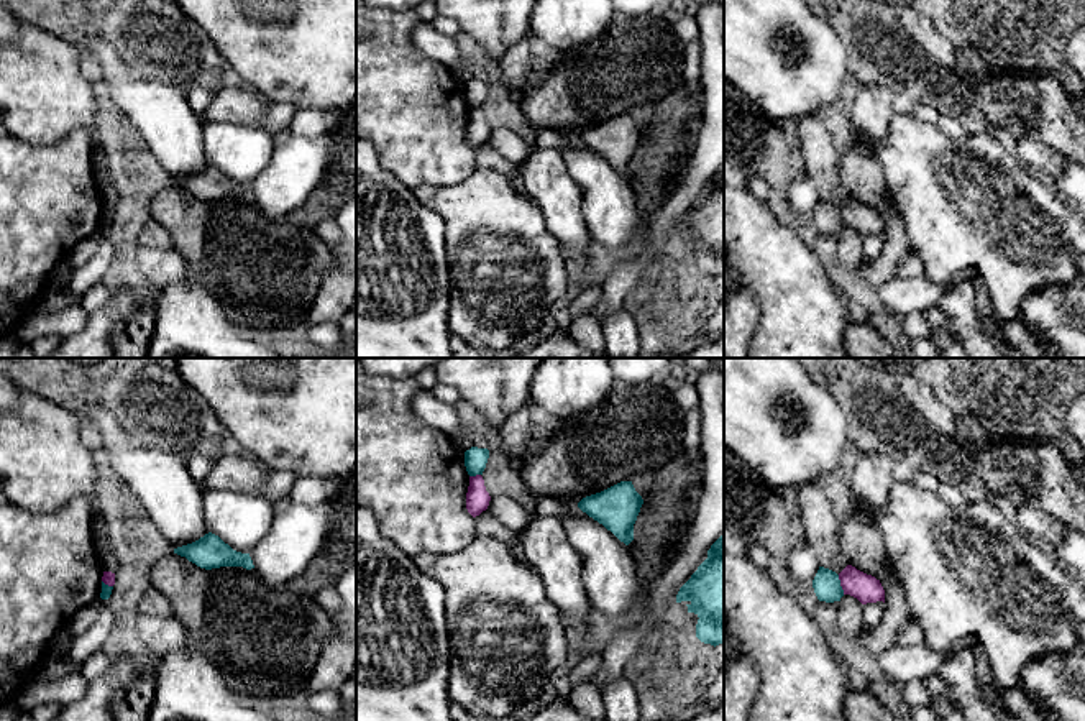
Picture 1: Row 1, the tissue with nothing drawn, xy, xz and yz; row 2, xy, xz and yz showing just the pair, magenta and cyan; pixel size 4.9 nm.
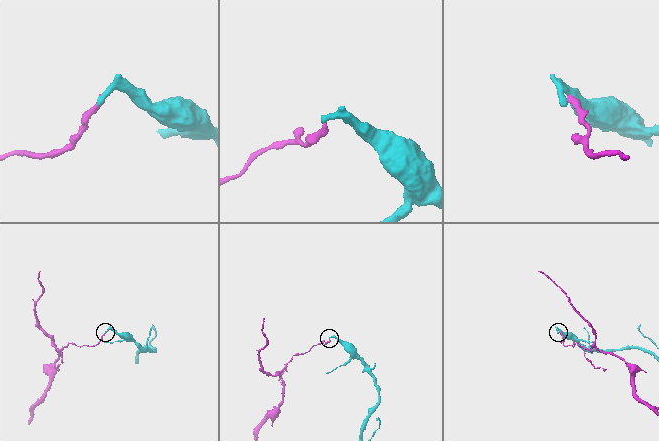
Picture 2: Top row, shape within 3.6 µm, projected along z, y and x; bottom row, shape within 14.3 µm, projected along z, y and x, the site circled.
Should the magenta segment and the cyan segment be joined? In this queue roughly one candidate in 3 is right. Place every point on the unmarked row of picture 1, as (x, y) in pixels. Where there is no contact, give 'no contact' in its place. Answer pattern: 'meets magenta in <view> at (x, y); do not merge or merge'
meets magenta in yz at (841, 217); do not merge

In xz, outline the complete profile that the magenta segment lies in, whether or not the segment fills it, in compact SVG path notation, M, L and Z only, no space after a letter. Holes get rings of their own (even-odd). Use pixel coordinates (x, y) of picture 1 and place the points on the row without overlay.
M481 107L469 108L469 118L466 125L466 141L476 149L488 141L491 133L489 125L486 123L484 112Z

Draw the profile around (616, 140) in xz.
M620 113L601 125L583 130L578 140L629 177L634 172L634 156L642 136L643 131L632 113Z

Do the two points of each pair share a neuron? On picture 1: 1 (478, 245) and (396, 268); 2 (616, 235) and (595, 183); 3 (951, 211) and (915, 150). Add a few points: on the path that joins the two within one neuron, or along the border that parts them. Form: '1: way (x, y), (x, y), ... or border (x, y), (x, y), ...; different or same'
1: border (440, 217), (445, 227), (450, 293); different
2: way (613, 222), (608, 196); same
3: way (944, 196), (938, 183), (921, 165); same

